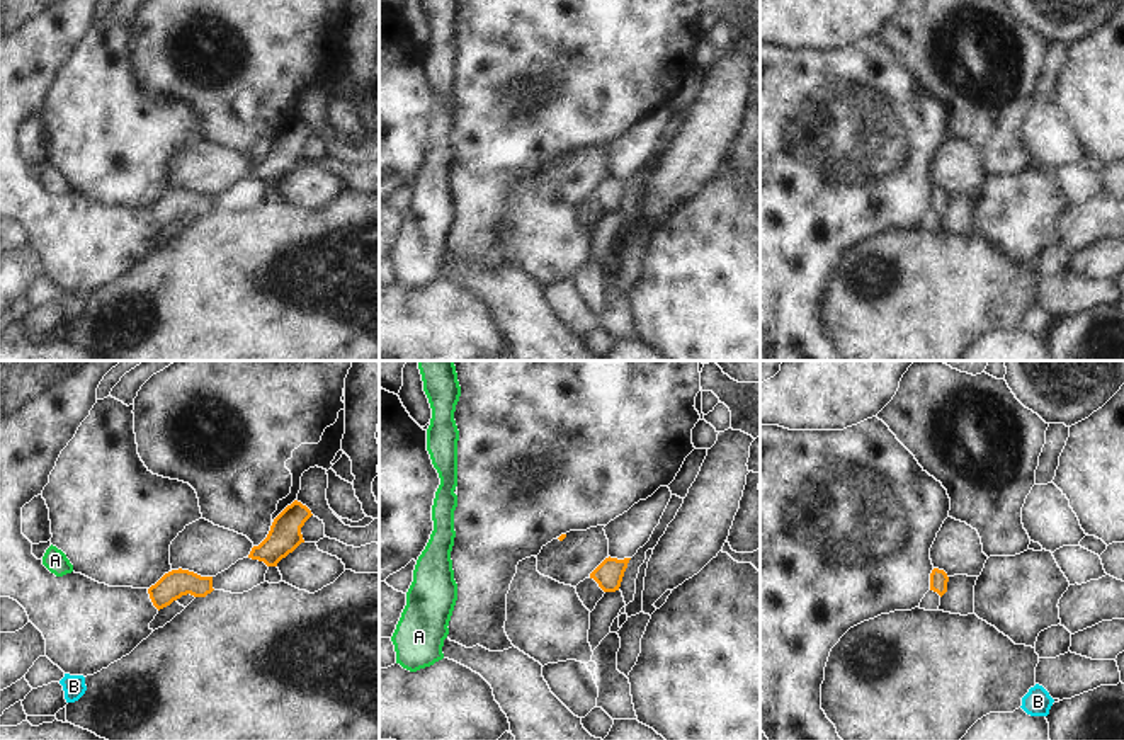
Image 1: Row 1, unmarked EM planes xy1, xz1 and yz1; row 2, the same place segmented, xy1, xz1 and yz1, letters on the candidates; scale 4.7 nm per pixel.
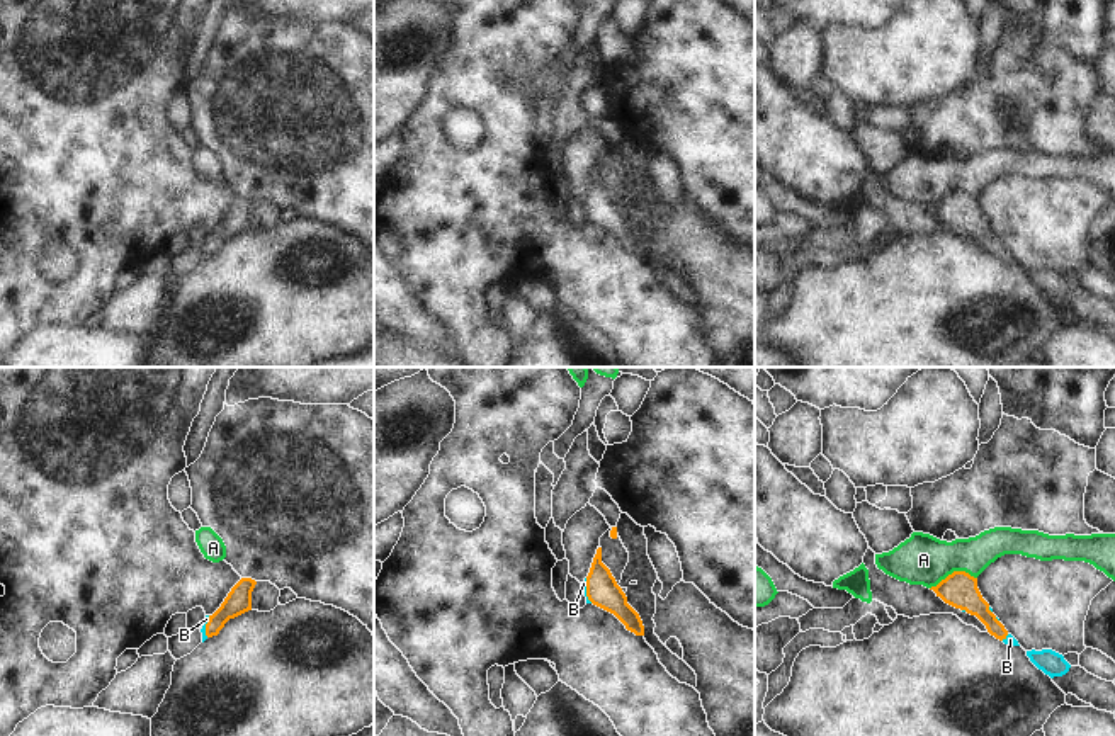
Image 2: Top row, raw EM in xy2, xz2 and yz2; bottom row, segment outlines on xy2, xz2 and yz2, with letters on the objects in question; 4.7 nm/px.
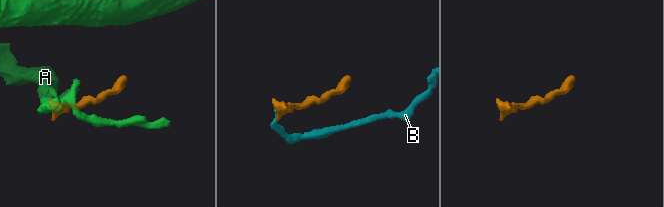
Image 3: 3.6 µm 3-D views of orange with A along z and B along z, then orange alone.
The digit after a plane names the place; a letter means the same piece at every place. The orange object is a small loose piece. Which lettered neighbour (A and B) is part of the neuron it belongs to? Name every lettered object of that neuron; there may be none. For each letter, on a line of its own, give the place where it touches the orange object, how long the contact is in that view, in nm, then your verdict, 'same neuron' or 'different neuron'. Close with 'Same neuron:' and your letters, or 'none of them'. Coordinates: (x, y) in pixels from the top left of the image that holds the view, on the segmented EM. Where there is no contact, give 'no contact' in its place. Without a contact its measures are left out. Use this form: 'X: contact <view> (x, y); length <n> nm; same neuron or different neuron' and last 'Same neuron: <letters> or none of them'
A: contact yz2 (954, 571); length 240 nm; different neuron
B: contact xz2 (587, 590); length 120 nm; same neuron
Same neuron: B

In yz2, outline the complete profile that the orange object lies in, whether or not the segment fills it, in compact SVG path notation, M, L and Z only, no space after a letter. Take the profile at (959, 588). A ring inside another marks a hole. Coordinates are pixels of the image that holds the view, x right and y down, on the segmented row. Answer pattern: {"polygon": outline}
{"polygon": "M954 571L930 590L933 590L937 597L940 597L945 603L976 615L986 626L988 632L996 639L1003 641L1008 646L1020 646L1018 641L993 614L989 603L982 598L977 588L977 578L971 576L965 571Z"}

